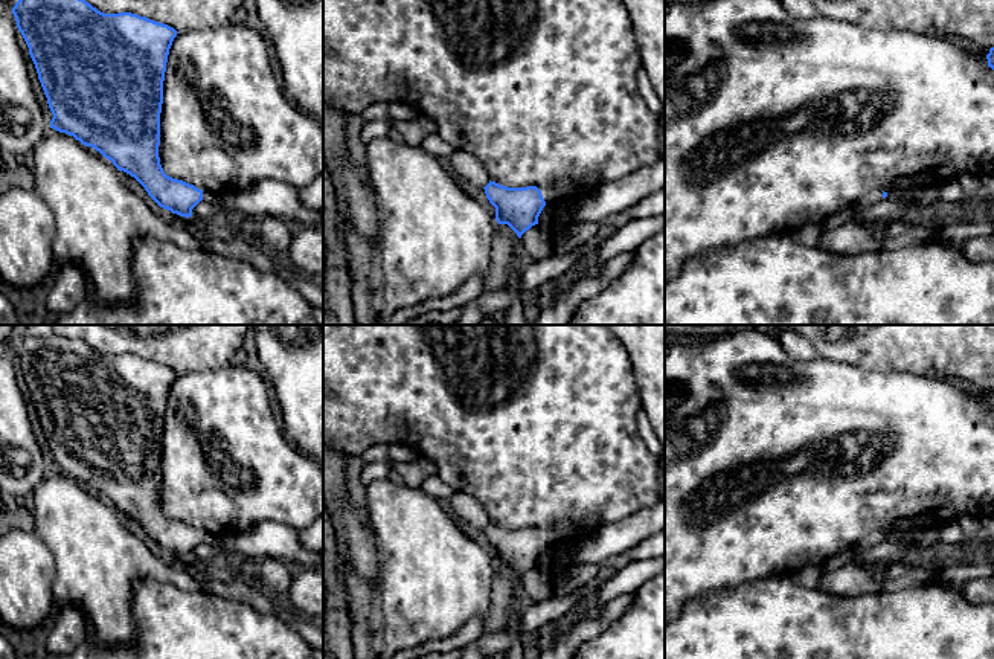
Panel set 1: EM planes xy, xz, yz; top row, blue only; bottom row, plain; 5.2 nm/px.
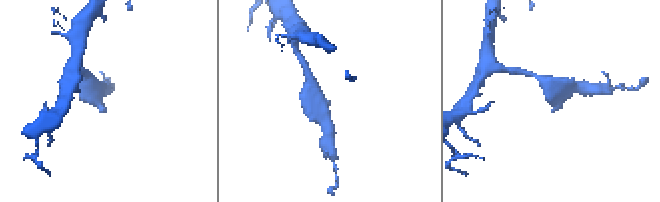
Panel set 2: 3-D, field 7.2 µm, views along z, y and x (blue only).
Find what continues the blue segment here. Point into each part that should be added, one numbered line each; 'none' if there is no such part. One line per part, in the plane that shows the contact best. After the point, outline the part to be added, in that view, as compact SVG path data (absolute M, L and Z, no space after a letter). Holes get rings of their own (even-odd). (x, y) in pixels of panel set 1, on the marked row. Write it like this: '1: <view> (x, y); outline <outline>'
1: xz (549, 192); outline M544 186L540 191L541 191L541 195L543 195L546 204L549 204L558 194L555 186Z

